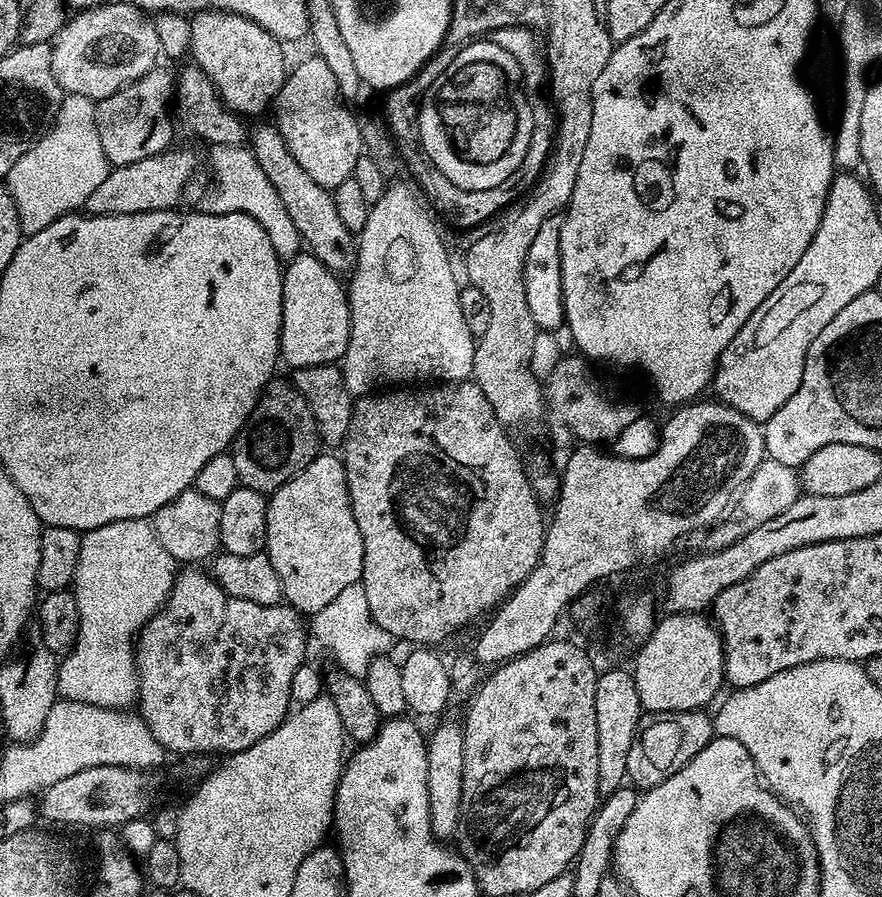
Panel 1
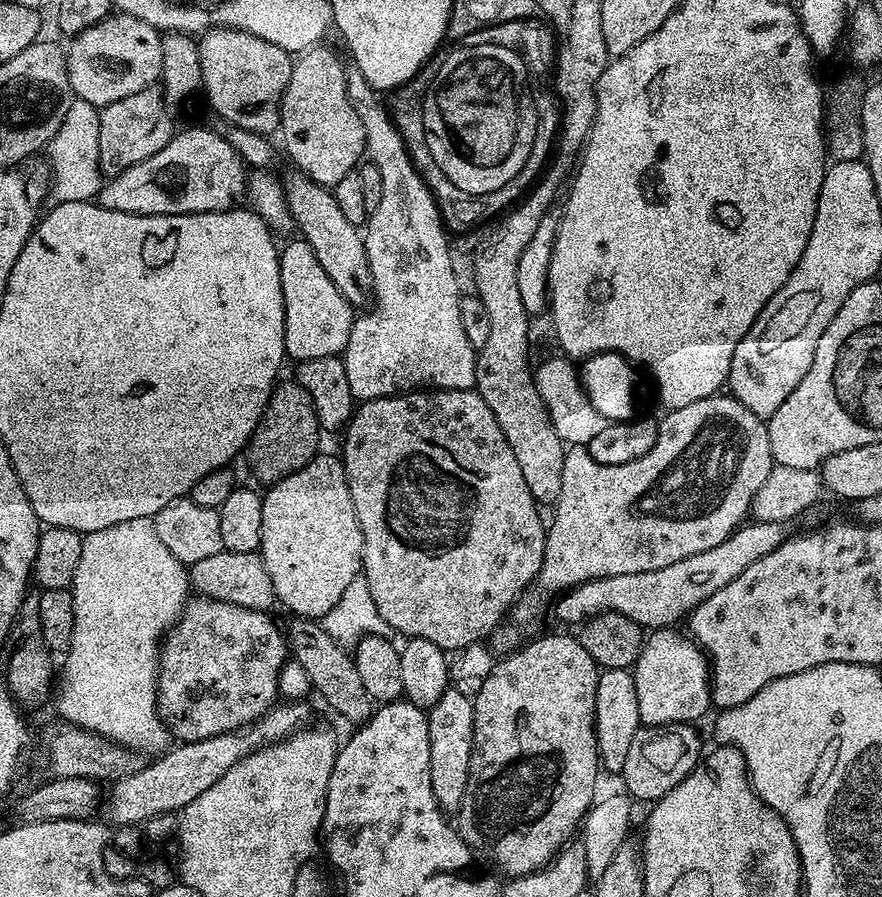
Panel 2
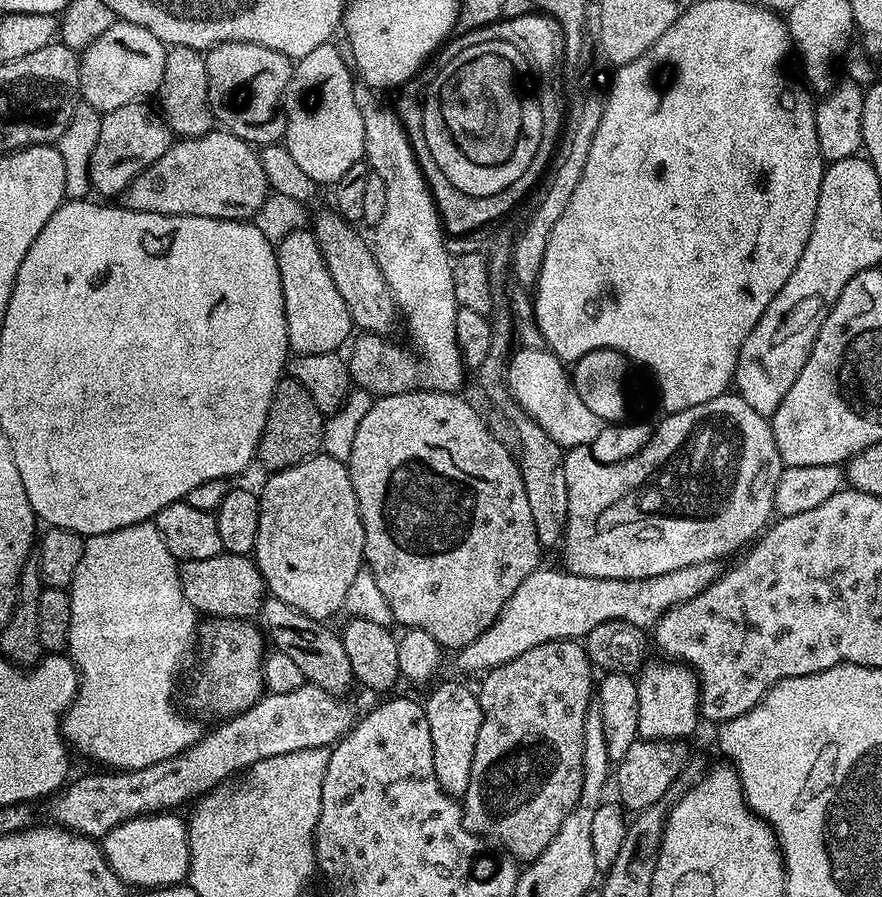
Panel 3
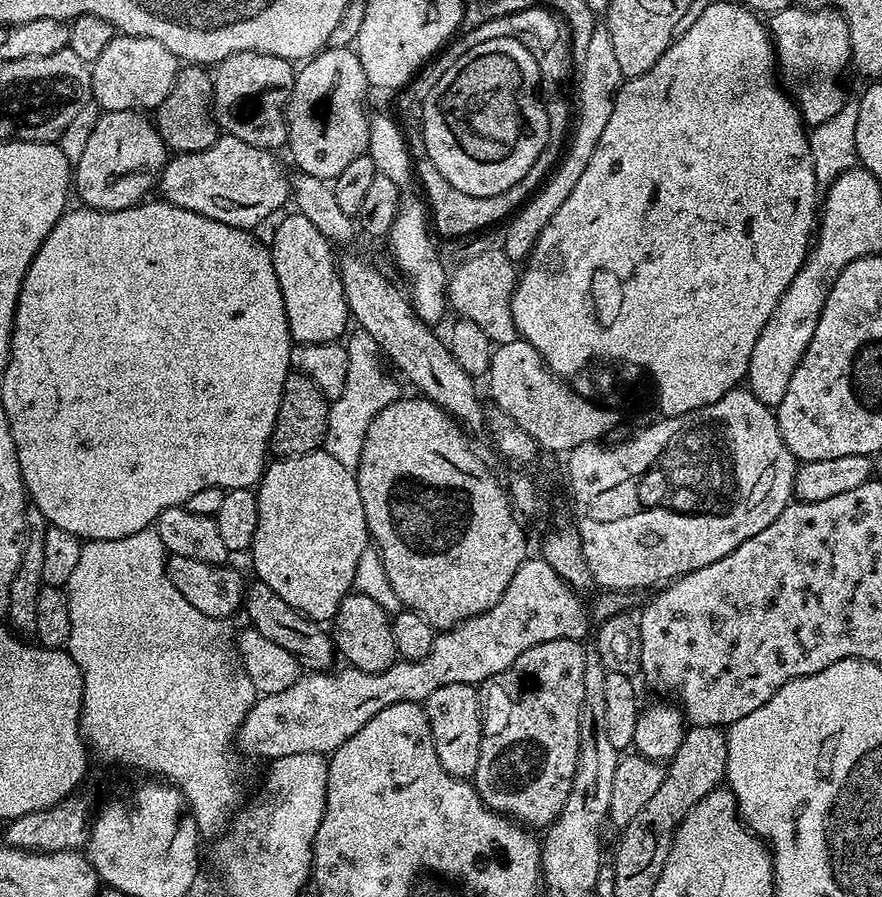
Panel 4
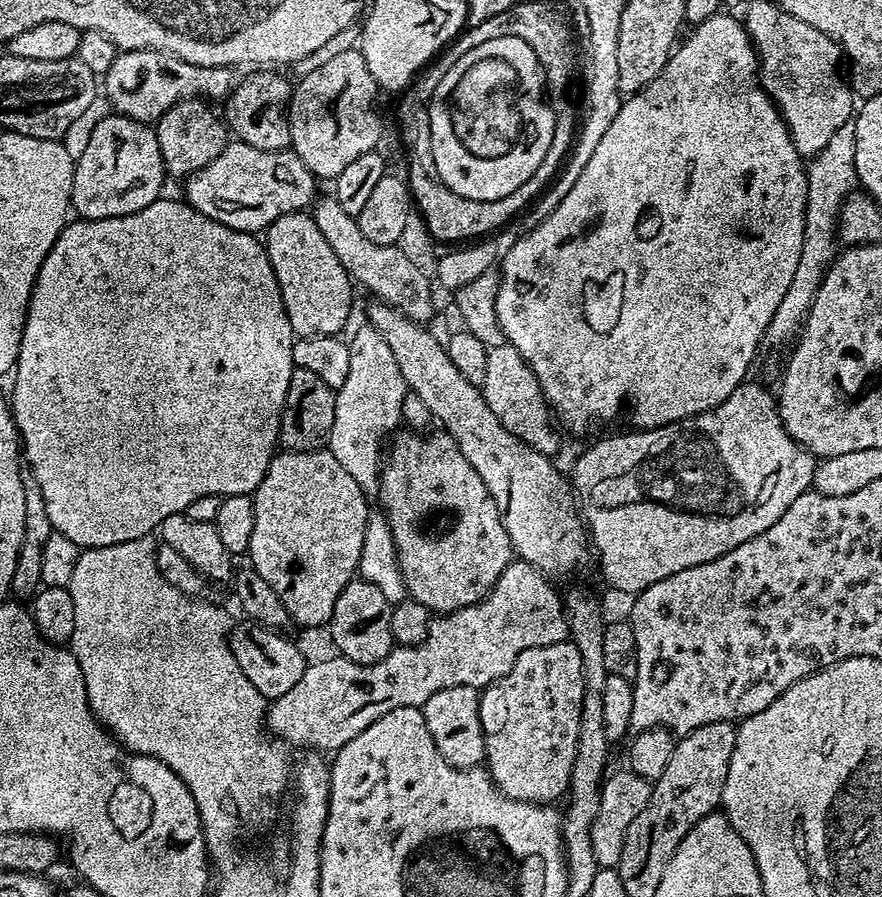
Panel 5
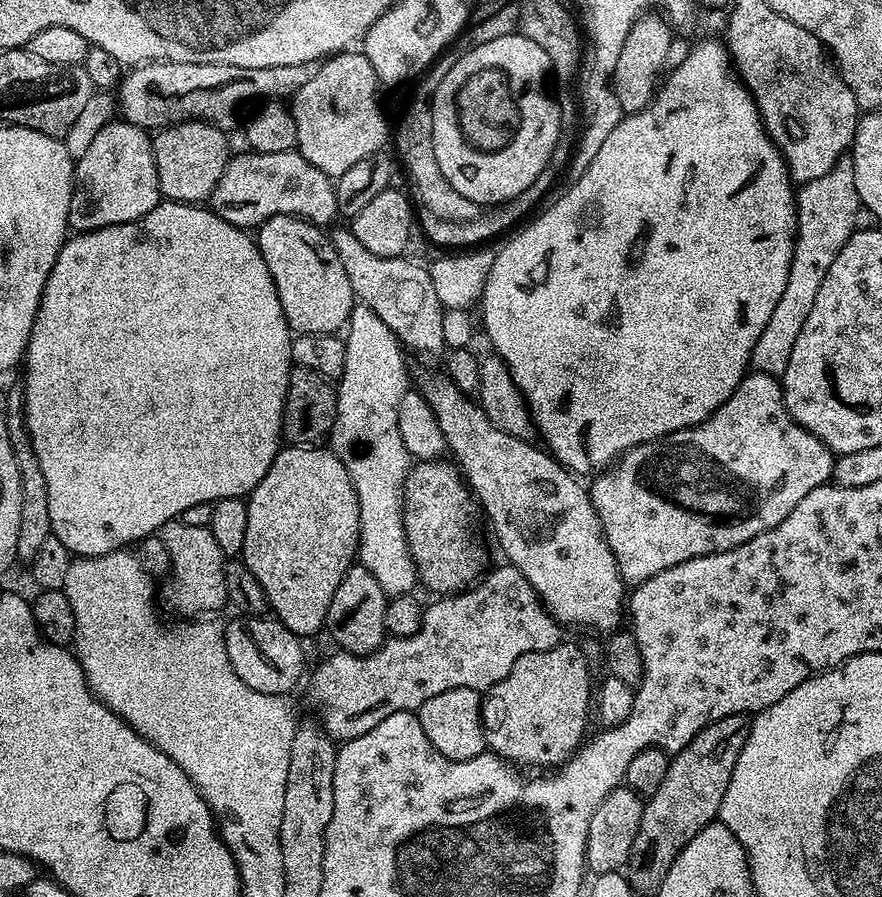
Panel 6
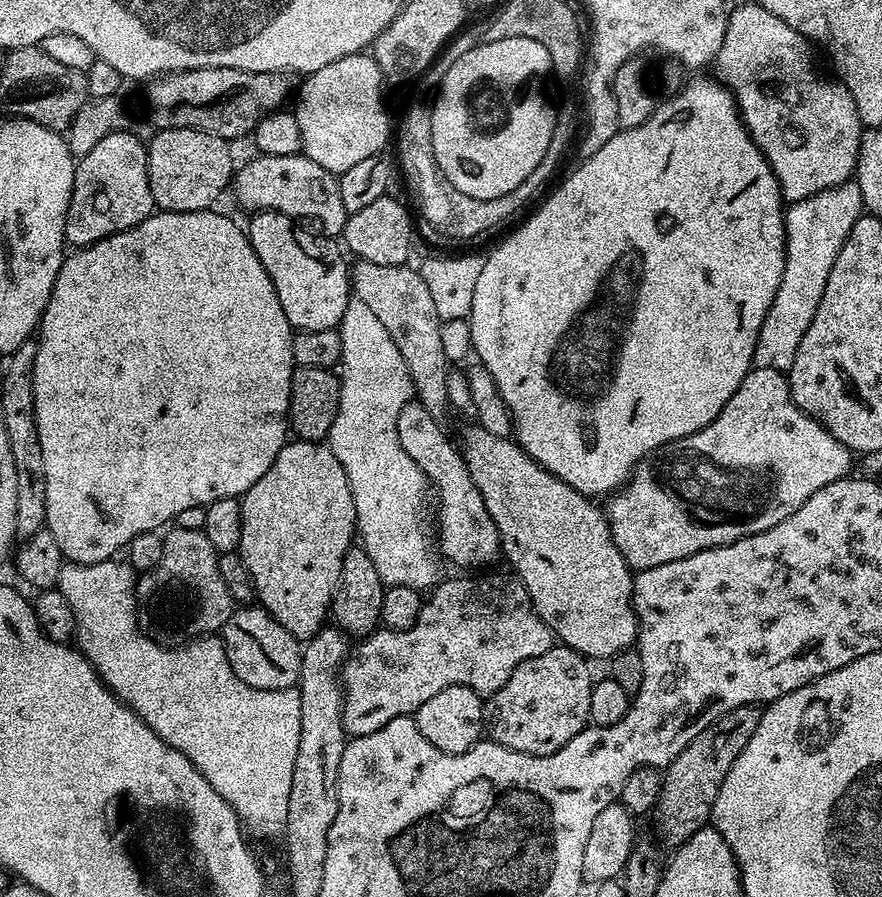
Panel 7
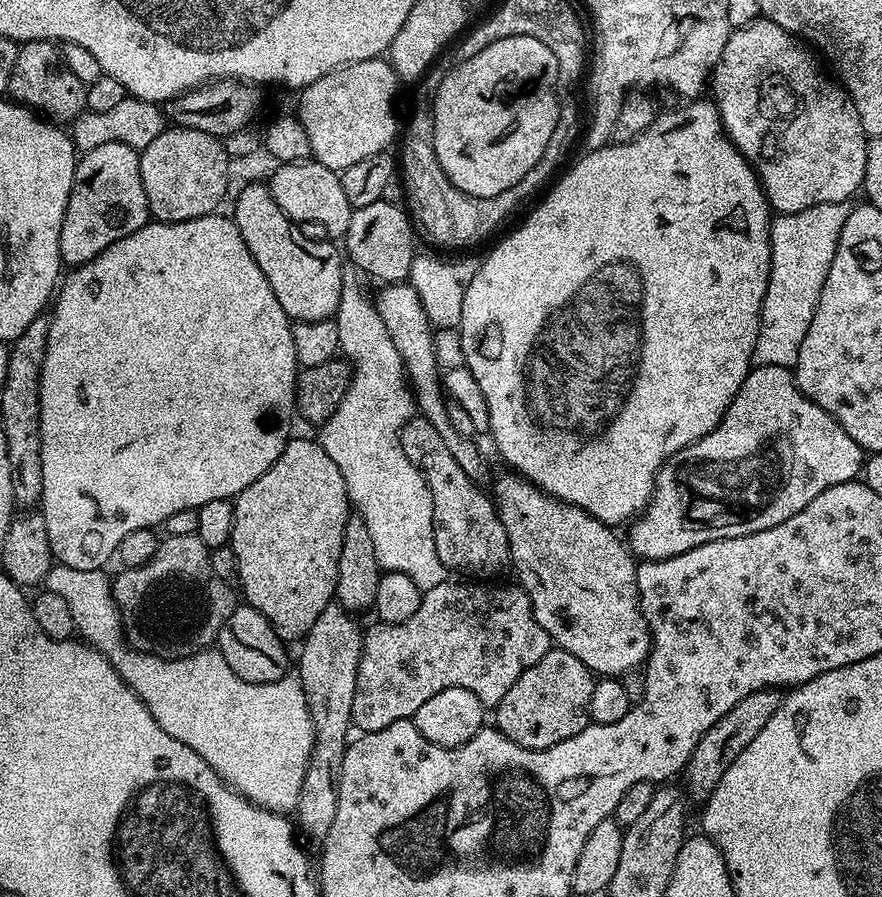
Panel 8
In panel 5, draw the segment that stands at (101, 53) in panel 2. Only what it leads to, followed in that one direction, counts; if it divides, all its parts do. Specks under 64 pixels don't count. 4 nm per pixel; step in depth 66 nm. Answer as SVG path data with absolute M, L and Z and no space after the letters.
M133 48L117 51L108 72L102 77L102 92L107 103L111 107L113 104L116 107L113 109L119 115L152 124L160 120L162 114L166 114L166 110L170 110L180 100L203 98L208 102L223 101L234 86L232 72L233 69L228 66L203 68L179 60L168 52L156 52L153 48Z

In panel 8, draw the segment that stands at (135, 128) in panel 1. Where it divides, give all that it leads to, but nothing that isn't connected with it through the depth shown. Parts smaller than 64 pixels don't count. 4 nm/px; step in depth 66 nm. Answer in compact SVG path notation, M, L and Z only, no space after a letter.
M106 142L106 146L94 146L94 150L83 153L76 161L74 182L60 231L61 261L68 266L79 266L90 262L95 256L102 254L106 246L118 242L118 238L134 234L134 230L149 223L149 220L146 190L142 190L139 151L122 142Z

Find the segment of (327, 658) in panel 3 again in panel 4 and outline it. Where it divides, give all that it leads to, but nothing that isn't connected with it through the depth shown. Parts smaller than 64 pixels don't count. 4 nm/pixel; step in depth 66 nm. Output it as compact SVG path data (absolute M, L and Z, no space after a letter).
M259 582L247 585L244 593L243 611L248 611L247 623L255 628L262 638L270 638L270 642L278 642L282 650L290 650L294 658L304 670L328 670L333 667L332 659L337 659L338 653L332 643L332 637L327 631L324 632L319 623L313 622L304 616L297 608L291 608L270 586Z

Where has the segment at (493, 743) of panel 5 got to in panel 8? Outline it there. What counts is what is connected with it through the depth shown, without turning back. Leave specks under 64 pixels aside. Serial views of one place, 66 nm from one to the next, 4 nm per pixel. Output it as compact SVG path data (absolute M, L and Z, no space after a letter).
M553 646L545 656L538 658L506 690L506 698L494 709L494 726L510 742L523 748L549 748L566 738L574 738L589 727L590 694L594 694L594 674L574 654Z

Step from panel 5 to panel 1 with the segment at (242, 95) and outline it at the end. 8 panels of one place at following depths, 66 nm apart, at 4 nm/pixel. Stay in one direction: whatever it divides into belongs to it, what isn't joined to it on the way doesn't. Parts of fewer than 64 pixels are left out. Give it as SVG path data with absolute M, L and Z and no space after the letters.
M198 12L191 21L191 59L196 59L193 60L195 67L201 68L210 82L214 82L225 108L244 118L260 116L267 108L269 111L284 85L285 45L258 26L258 22L233 12Z

